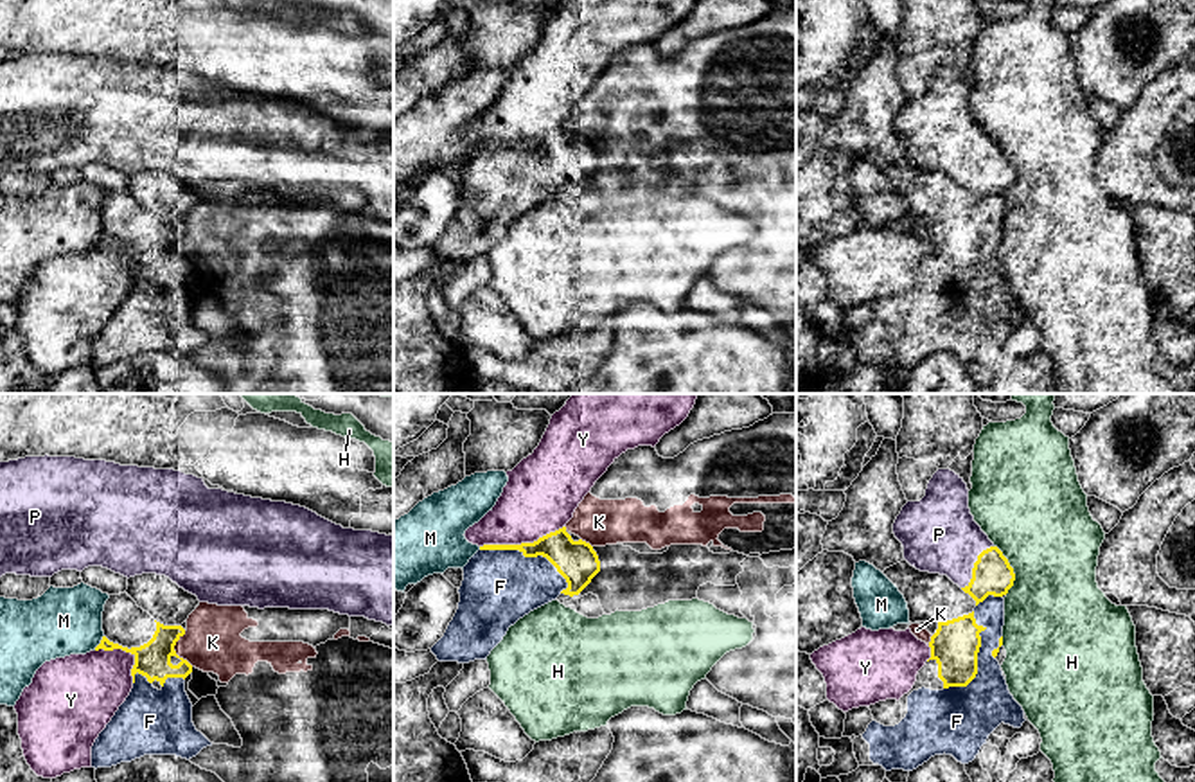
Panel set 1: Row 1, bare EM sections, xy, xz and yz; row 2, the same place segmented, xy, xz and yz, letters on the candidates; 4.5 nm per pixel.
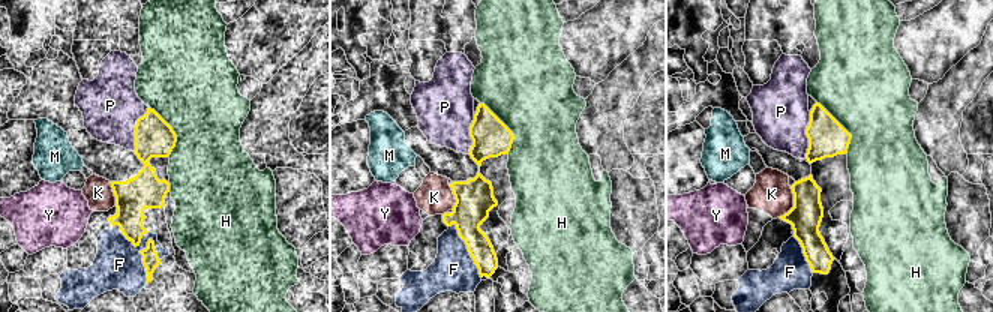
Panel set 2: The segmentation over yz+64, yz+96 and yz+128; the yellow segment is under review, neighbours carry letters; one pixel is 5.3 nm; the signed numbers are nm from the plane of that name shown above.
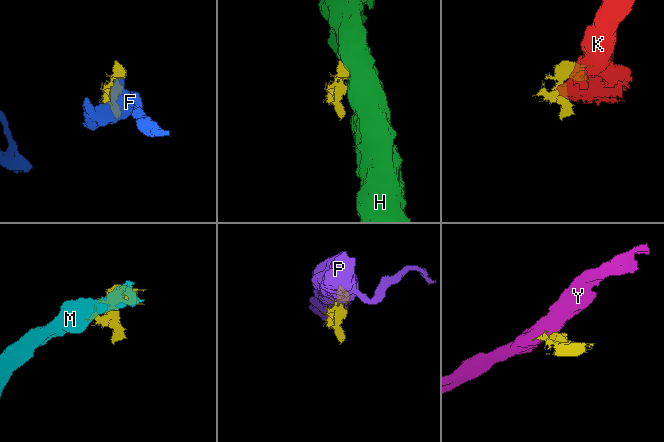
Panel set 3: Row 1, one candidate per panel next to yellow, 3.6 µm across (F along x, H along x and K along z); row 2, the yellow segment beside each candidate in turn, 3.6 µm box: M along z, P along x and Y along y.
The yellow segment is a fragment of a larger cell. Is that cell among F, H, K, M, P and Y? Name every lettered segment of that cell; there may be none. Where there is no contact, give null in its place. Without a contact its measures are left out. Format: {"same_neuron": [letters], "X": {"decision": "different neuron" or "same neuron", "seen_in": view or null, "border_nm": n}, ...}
{"same_neuron": ["K"], "F": {"decision": "different neuron", "seen_in": "xz", "border_nm": 440}, "H": {"decision": "different neuron", "seen_in": "yz", "border_nm": 240}, "K": {"decision": "same neuron", "seen_in": "xy", "border_nm": 170}, "M": {"decision": "different neuron", "seen_in": "xy", "border_nm": 80}, "P": {"decision": "different neuron", "seen_in": "yz", "border_nm": 240}, "Y": {"decision": "different neuron", "seen_in": "xz", "border_nm": 400}}

